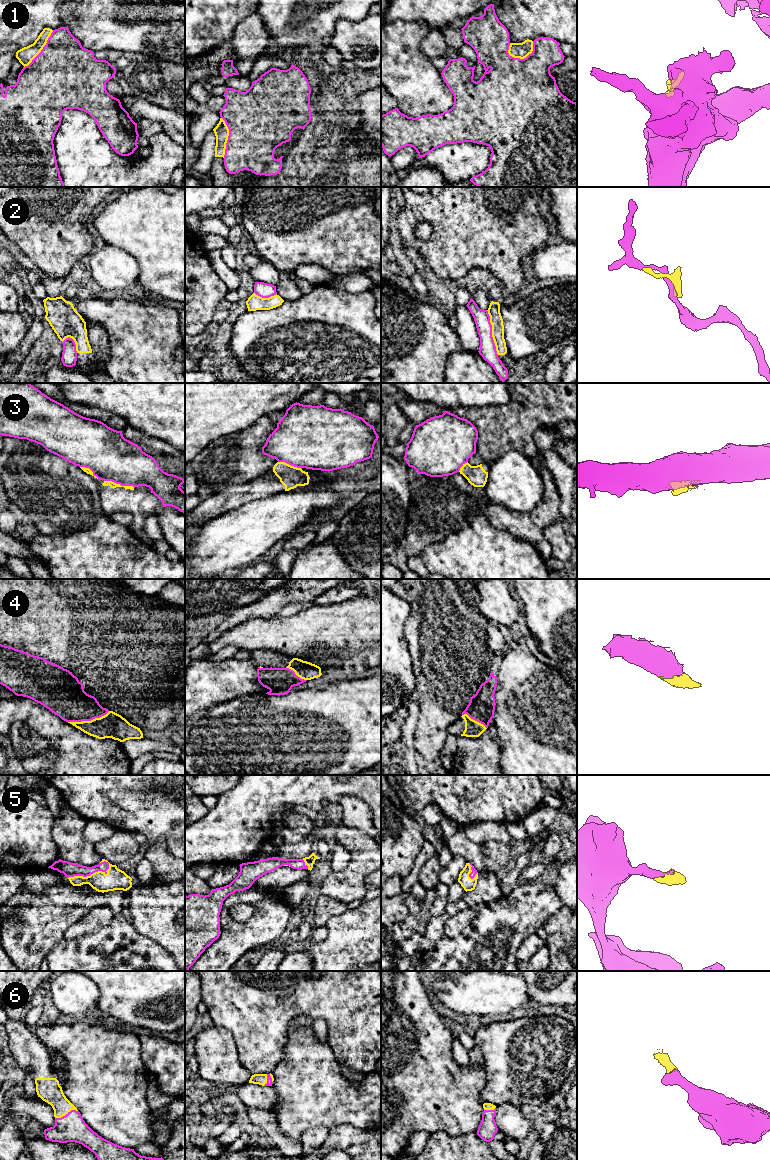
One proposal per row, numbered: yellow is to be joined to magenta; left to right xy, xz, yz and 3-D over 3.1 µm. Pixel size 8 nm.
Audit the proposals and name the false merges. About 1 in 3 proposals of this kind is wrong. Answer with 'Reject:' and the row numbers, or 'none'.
Reject: 1, 2, 3

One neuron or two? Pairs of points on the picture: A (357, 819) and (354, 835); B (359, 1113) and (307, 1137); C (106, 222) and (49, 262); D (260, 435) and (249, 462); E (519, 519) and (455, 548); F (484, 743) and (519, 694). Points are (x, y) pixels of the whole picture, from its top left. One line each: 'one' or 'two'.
A: two
B: two
C: two
D: one
E: two
F: two

